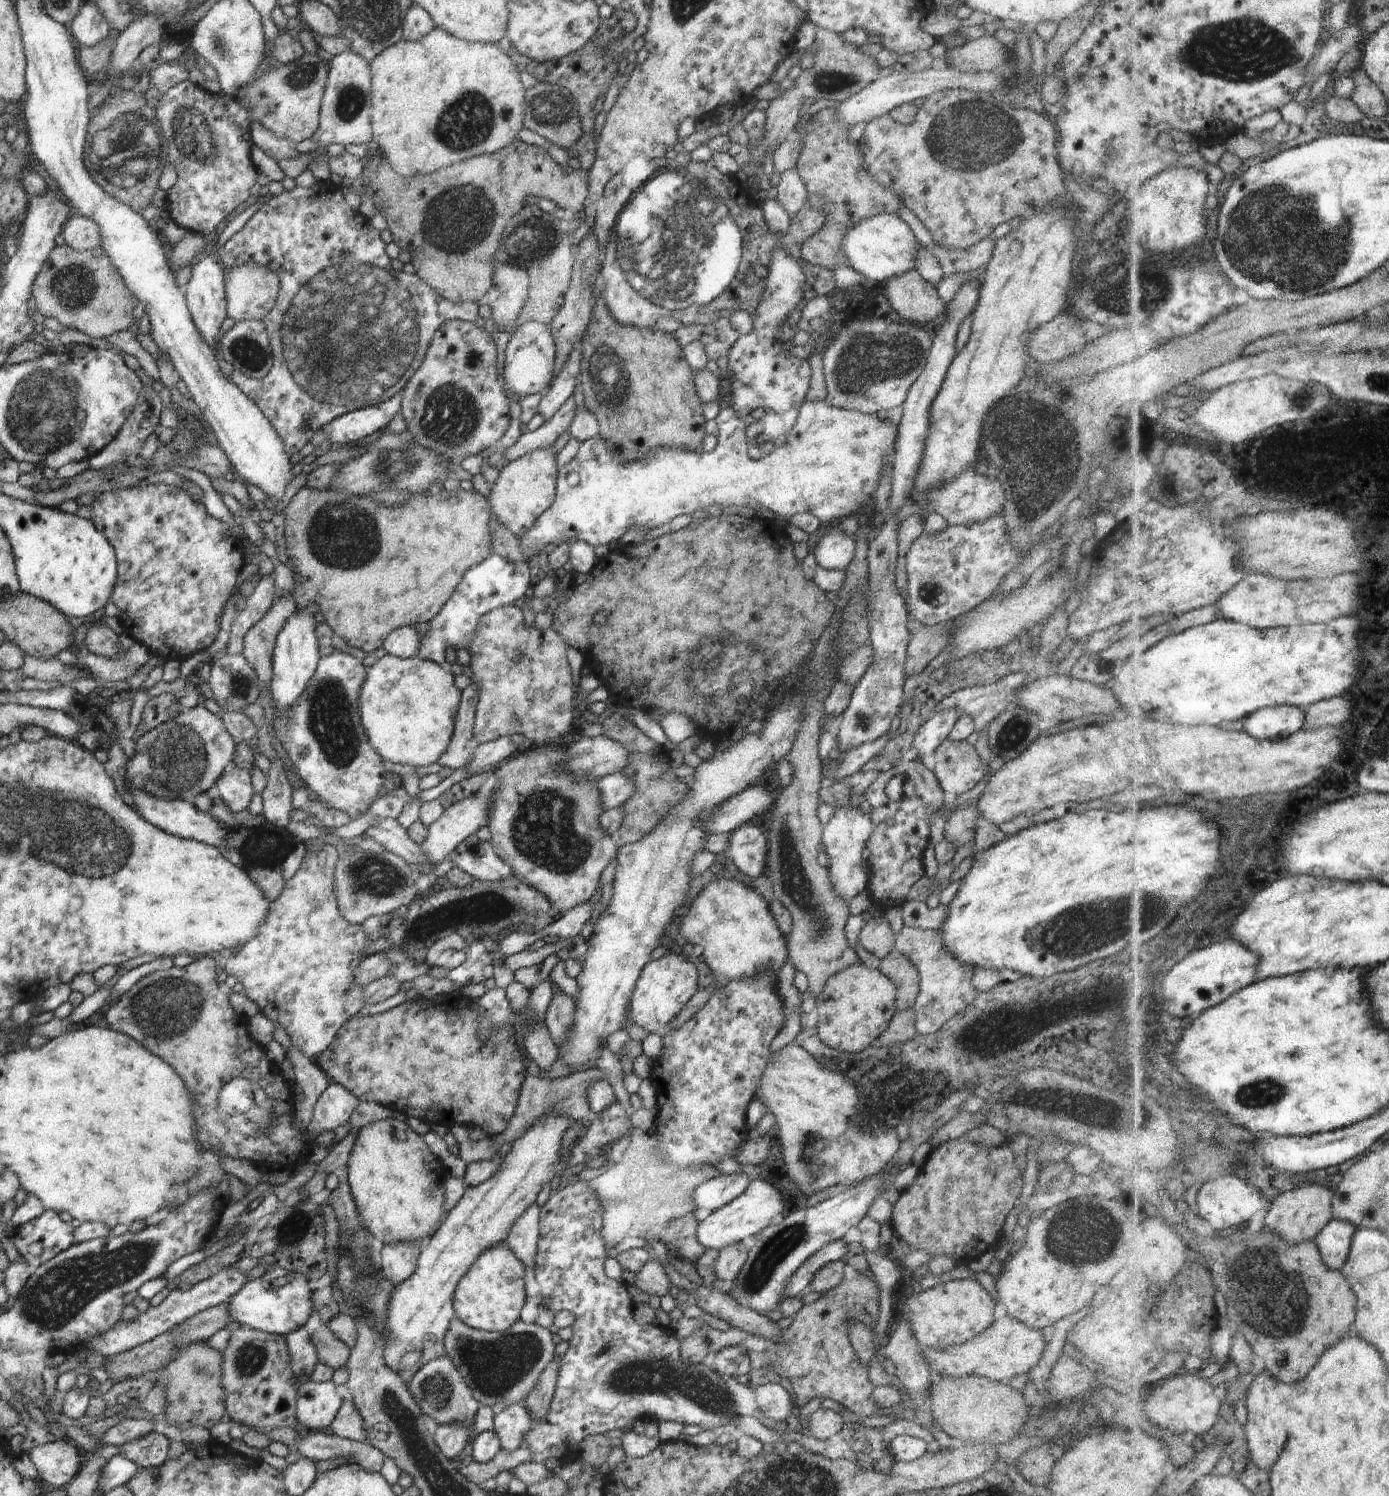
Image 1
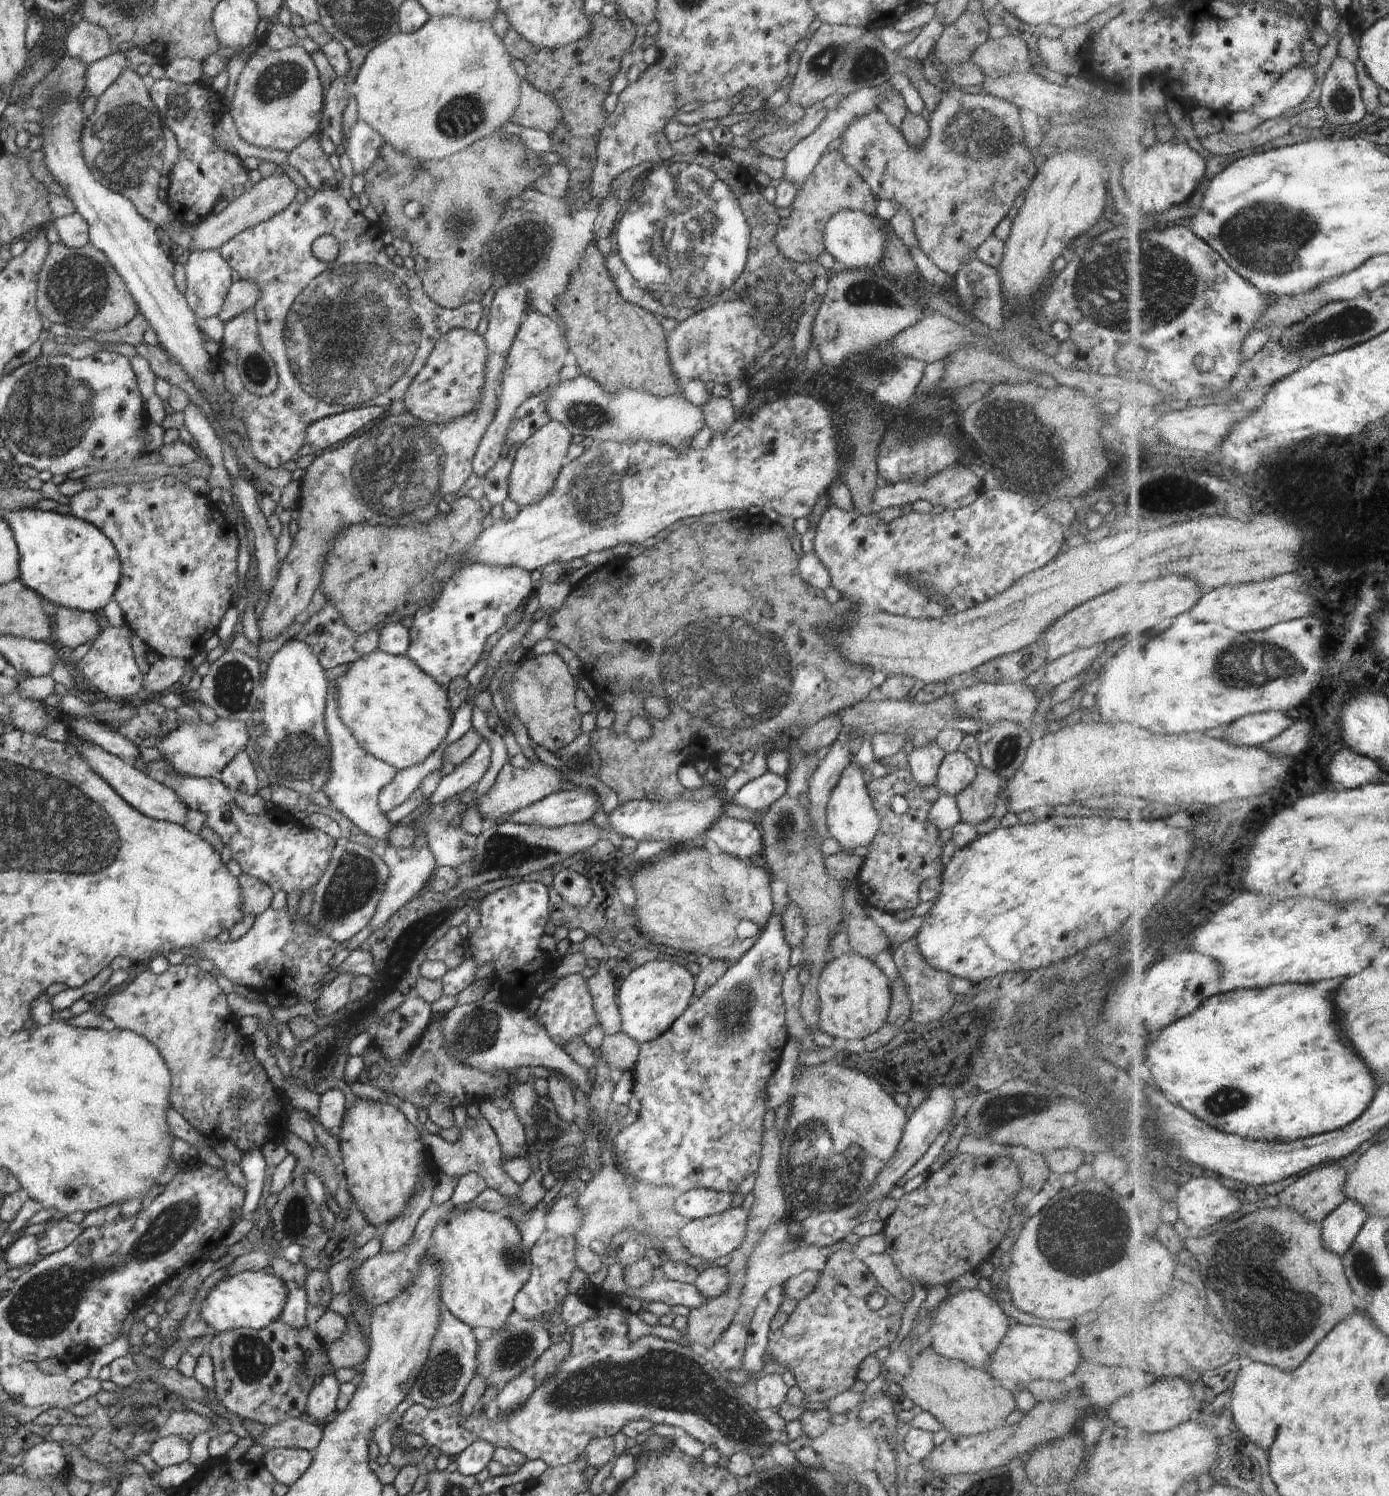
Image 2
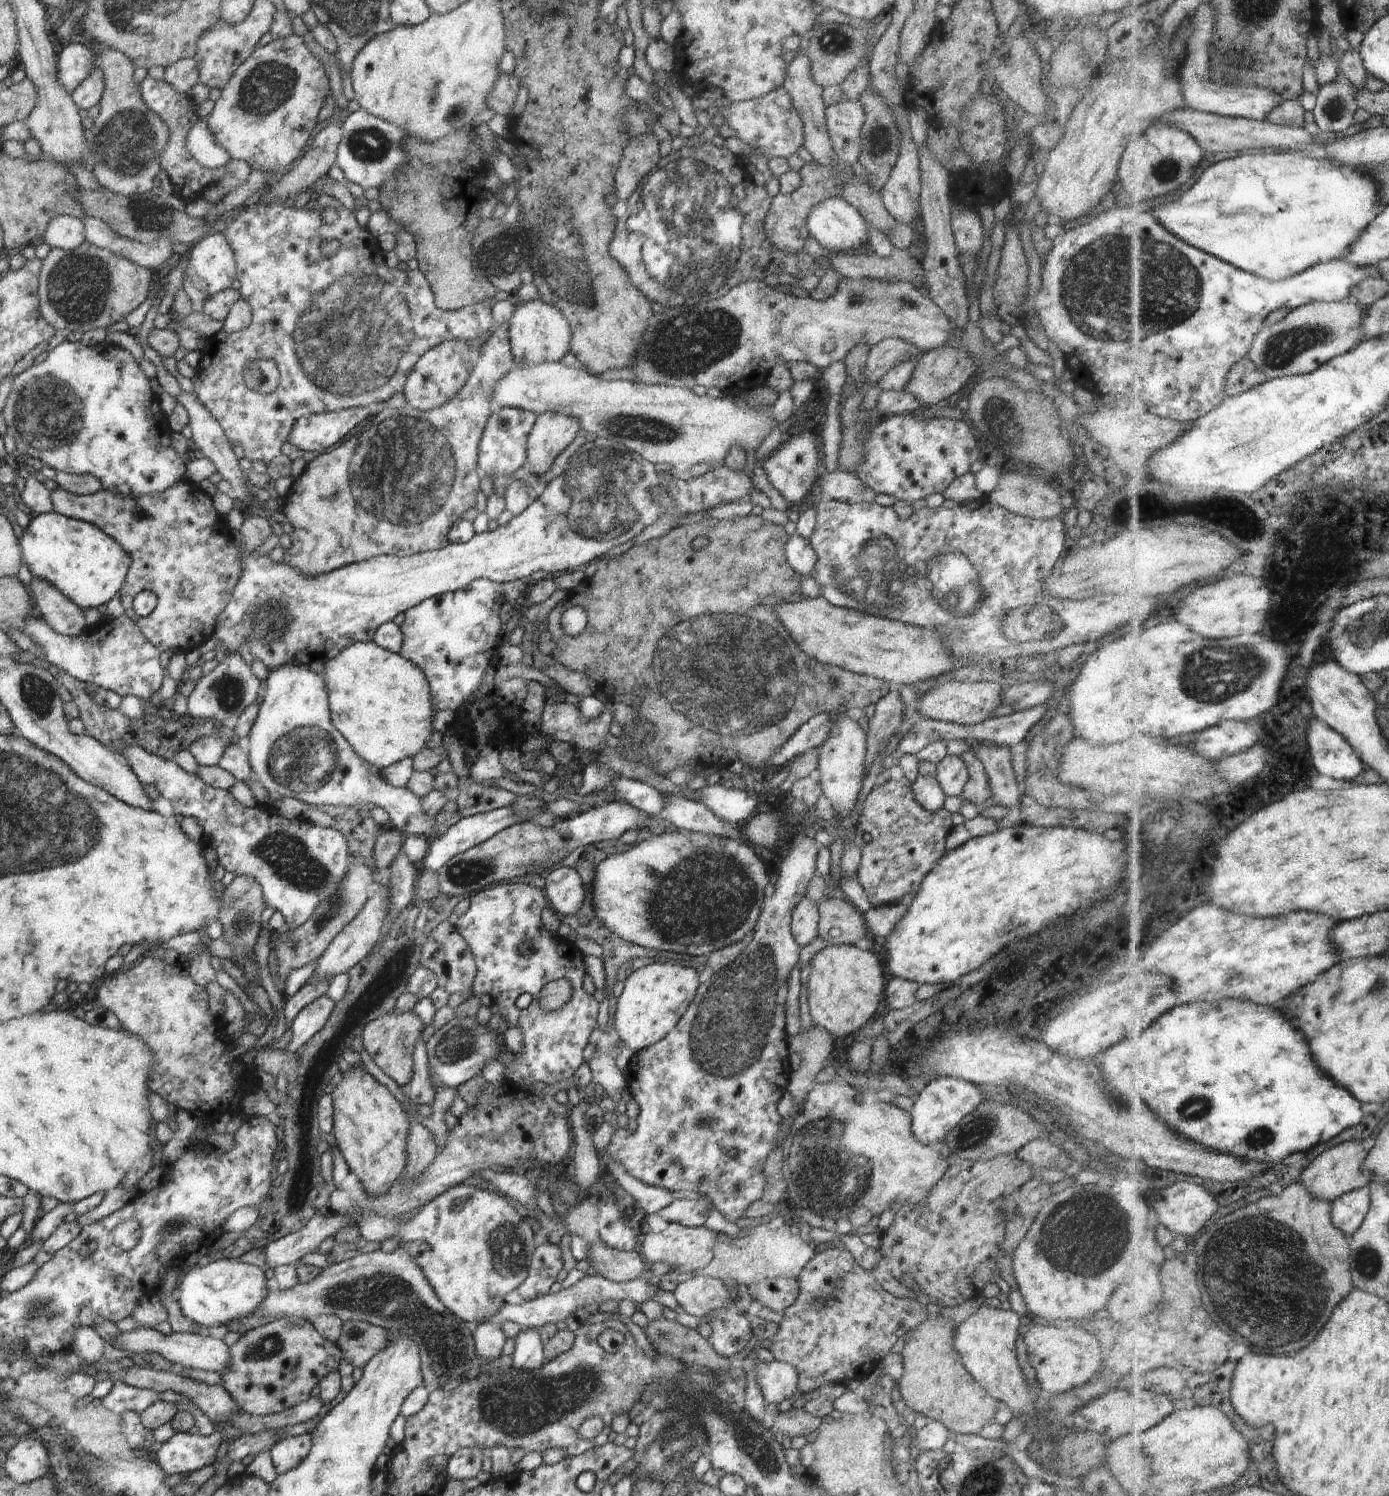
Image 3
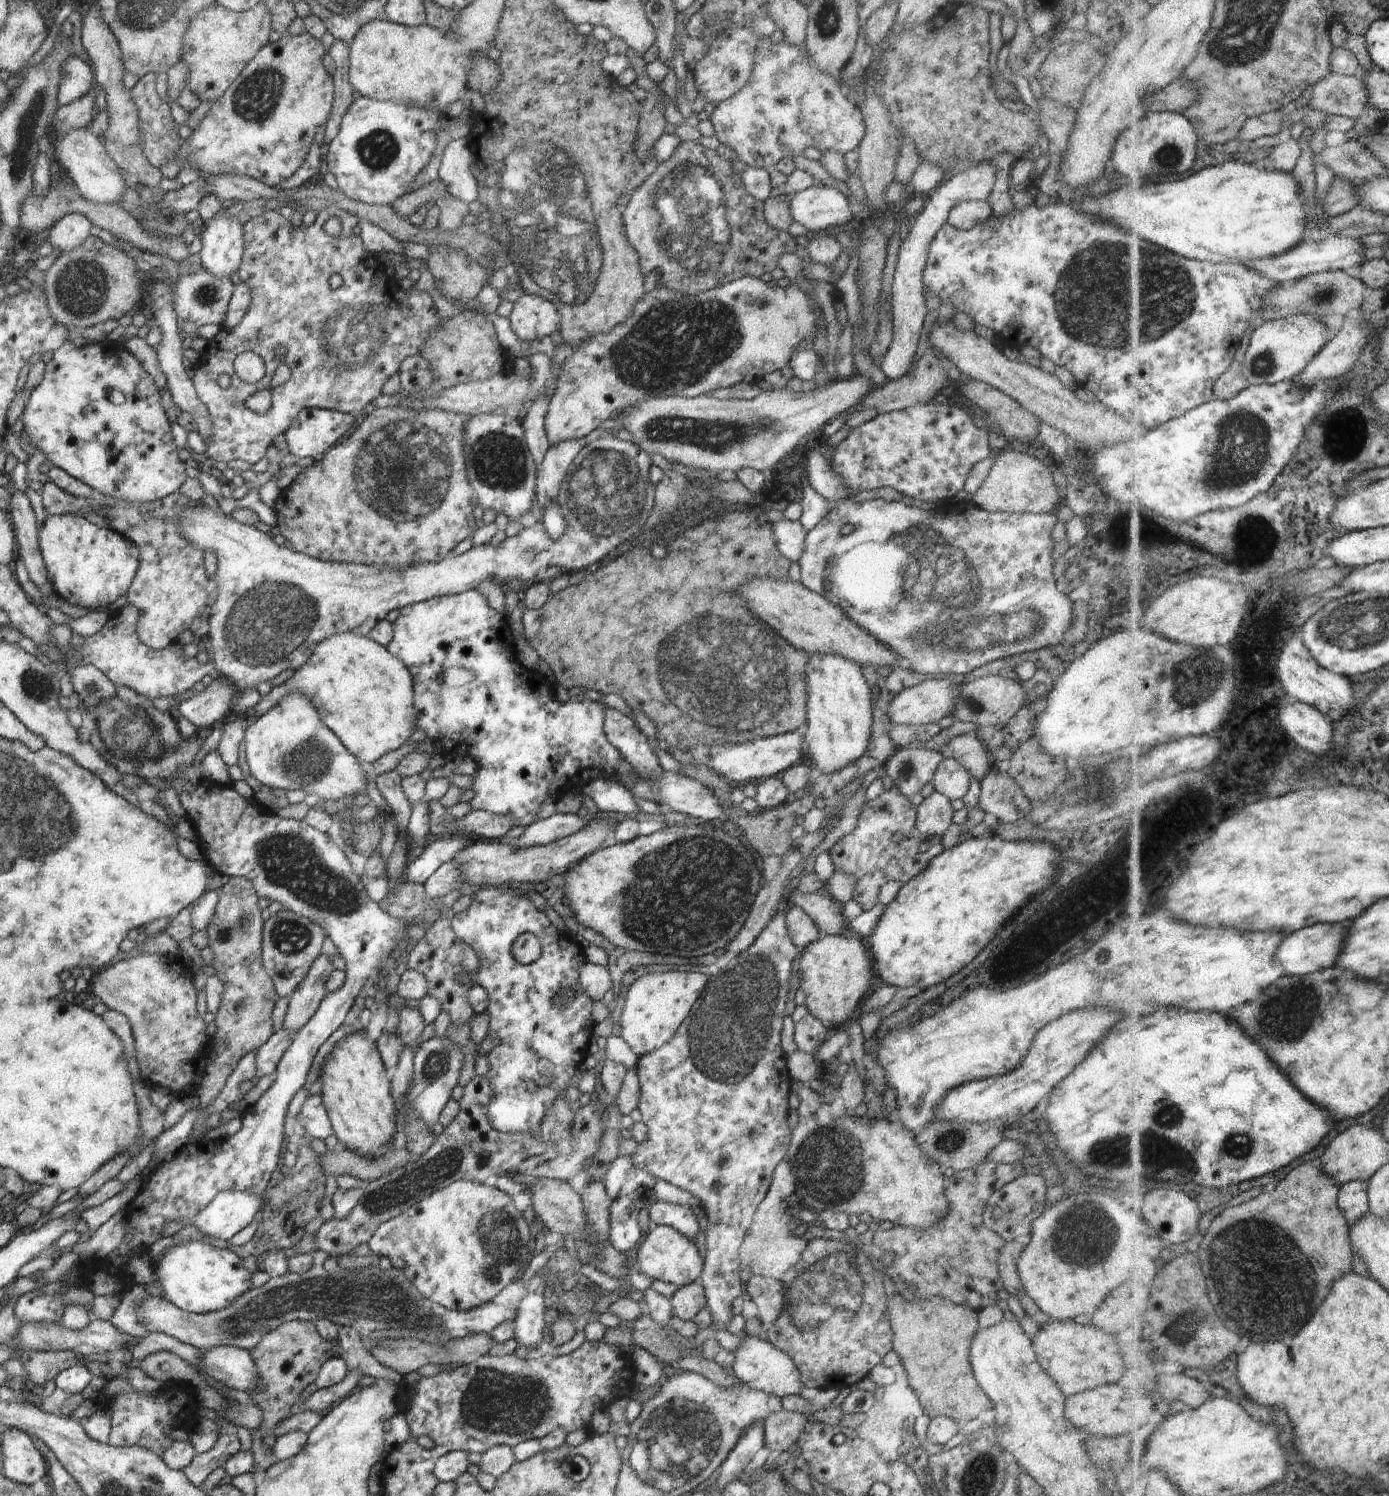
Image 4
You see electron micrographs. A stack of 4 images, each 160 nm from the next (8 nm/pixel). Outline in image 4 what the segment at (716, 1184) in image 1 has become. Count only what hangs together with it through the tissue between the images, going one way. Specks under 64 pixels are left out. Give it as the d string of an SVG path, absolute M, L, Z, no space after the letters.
M655 1201L649 1210L649 1220L657 1225L674 1227L691 1241L699 1231L698 1218L688 1205Z

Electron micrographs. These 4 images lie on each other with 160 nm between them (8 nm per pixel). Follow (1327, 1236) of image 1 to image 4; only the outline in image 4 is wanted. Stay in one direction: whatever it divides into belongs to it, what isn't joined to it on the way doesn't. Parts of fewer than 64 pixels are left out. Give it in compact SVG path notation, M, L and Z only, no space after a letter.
M1352 1181L1341 1186L1339 1203L1352 1227L1372 1212L1369 1188L1369 1181Z

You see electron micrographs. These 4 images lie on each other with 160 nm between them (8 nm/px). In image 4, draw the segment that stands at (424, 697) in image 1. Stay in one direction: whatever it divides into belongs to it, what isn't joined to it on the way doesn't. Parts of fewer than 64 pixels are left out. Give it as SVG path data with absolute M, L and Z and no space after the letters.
M345 632L323 640L312 652L306 664L300 667L290 679L274 687L253 706L253 718L262 716L286 693L303 692L316 707L322 722L340 739L340 742L361 764L372 764L384 754L408 743L408 738L417 730L417 716L413 705L413 680L406 665L385 646L374 642L369 636L361 637Z

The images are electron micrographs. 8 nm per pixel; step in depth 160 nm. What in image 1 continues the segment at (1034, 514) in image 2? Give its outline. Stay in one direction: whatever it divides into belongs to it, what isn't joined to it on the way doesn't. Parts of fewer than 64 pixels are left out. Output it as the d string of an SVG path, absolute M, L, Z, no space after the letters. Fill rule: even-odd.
M1002 515L986 523L946 526L945 531L920 535L906 553L908 612L922 625L947 623L975 609L996 590L1011 568L1027 553L1019 555L1008 542ZM839 522L831 525L814 552L818 567L831 571L844 571L848 568L855 553L855 539L838 530Z

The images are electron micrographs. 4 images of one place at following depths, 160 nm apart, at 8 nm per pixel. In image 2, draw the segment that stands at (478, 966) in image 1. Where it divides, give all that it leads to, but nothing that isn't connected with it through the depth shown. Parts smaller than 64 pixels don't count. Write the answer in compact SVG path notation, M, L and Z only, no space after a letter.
M467 940L466 952L462 962L456 968L446 971L446 974L441 978L443 994L457 996L458 993L474 984L476 972L478 972L478 967L475 961L475 954Z

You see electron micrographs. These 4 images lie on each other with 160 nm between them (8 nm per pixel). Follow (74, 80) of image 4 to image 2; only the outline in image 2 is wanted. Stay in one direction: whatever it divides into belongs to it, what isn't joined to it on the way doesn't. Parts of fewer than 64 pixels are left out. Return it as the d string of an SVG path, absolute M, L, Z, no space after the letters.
M84 19L69 30L61 46L66 54L87 65L103 59L116 49L104 28Z

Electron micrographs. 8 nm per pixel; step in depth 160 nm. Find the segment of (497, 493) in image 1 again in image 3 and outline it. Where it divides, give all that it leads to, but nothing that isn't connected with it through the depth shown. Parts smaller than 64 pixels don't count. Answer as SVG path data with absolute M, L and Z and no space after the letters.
M550 411L537 415L528 435L524 467L542 477L552 468L556 457L580 434L580 430L572 417Z

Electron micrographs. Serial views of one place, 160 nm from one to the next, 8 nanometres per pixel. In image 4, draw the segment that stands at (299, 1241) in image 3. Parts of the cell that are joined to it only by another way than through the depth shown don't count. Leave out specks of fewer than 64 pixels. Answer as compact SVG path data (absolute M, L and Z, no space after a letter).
M476 1075L472 1078L464 1087L464 1096L459 1102L460 1110L456 1118L444 1127L432 1146L416 1160L410 1160L404 1166L393 1168L371 1180L348 1216L343 1219L332 1217L323 1223L313 1234L317 1250L323 1250L333 1258L352 1252L355 1246L368 1242L384 1221L393 1219L450 1183L459 1180L483 1183L490 1176L516 1172L527 1178L558 1179L569 1184L582 1171L580 1168L586 1158L594 1157L606 1126L605 1105L595 1098L588 1105L574 1110L569 1107L570 1102L562 1098L562 1094L557 1094L537 1129L531 1133L505 1133L496 1130L487 1117L489 1104L494 1098L495 1090L488 1077Z

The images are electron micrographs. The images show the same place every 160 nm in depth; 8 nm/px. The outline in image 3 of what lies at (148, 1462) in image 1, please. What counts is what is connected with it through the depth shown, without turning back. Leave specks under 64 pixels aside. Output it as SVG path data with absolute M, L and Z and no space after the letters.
M235 1428L207 1437L190 1434L189 1431L177 1432L159 1444L153 1458L160 1464L166 1476L192 1473L209 1464L215 1465L218 1446L225 1441L226 1435L235 1437Z

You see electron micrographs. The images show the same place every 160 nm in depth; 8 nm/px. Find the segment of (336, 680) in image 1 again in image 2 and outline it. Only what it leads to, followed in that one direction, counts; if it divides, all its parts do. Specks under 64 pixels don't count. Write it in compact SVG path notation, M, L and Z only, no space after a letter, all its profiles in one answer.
M328 680L323 719L329 742L329 777L324 783L322 791L328 798L332 809L342 813L368 836L377 841L387 841L392 827L397 824L393 824L380 810L377 798L381 788L392 782L399 770L378 760L362 748L352 731L340 718L336 689L335 680Z

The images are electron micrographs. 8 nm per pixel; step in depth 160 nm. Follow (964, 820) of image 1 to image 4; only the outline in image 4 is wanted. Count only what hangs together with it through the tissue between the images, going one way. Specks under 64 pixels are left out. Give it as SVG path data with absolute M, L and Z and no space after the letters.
M974 732L953 737L940 752L946 759L959 762L977 781L984 778L993 764L989 749Z

